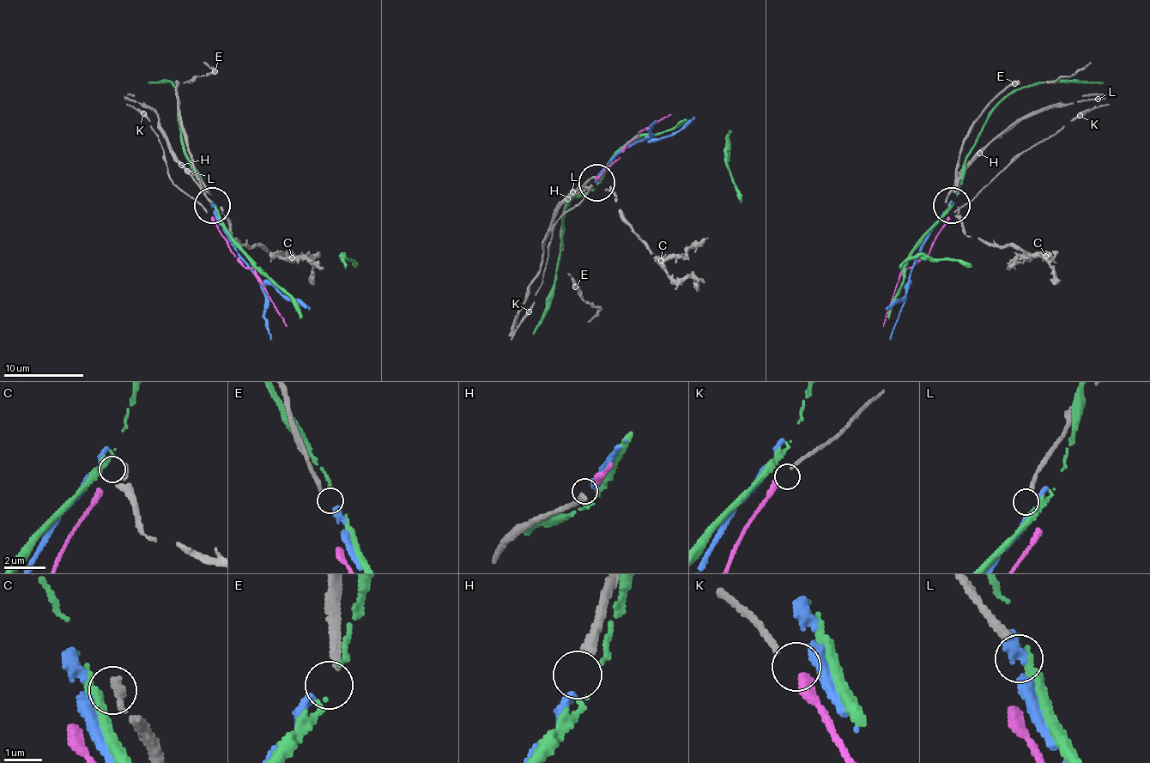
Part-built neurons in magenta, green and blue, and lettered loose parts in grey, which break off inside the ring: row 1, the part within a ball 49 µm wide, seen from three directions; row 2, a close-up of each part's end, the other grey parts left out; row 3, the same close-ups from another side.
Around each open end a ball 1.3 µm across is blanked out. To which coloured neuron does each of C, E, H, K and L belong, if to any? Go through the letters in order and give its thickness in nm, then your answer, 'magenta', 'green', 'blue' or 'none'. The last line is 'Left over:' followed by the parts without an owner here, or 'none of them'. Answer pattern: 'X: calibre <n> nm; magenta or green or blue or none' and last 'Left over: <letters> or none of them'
C: calibre 190 nm; none
E: calibre 200 nm; none
H: calibre 280 nm; blue
K: calibre 180 nm; magenta
L: calibre 220 nm; none
Left over: C, E, L

